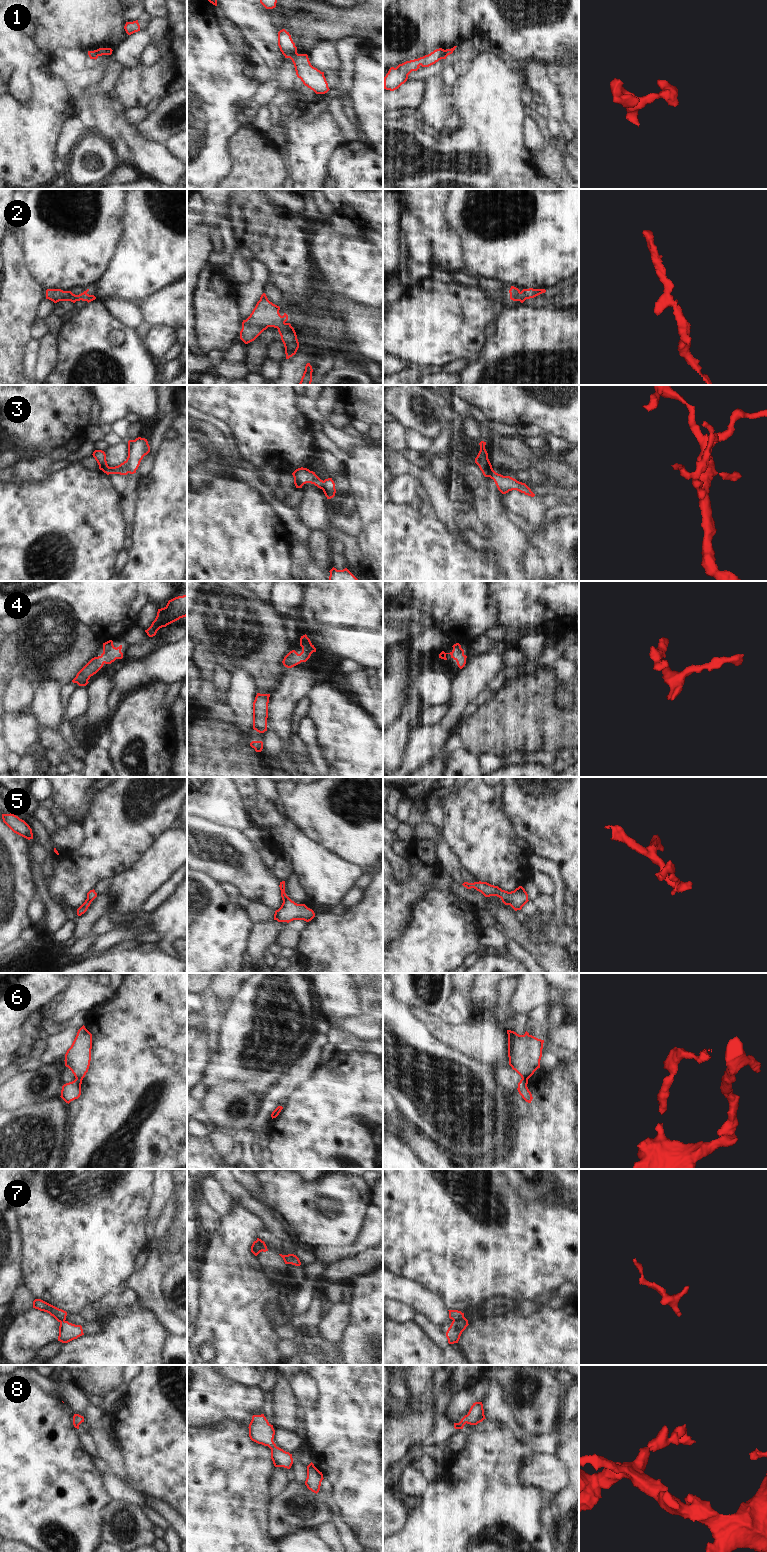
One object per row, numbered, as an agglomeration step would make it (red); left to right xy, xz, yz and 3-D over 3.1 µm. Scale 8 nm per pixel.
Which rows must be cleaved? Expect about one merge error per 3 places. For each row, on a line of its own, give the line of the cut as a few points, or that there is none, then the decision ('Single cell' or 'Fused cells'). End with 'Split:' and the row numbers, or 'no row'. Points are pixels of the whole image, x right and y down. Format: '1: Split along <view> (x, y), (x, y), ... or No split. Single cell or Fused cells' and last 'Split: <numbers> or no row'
1: Split along xz (296, 52), (289, 57). Fused cells
2: No split. Single cell
3: Split along xy (125, 461), (129, 472). Fused cells
4: No split. Single cell
5: No split. Single cell
6: Split along xy (76, 1078), (81, 1080). Fused cells
7: No split. Single cell
8: No split. Single cell
Split: 1, 3, 6.

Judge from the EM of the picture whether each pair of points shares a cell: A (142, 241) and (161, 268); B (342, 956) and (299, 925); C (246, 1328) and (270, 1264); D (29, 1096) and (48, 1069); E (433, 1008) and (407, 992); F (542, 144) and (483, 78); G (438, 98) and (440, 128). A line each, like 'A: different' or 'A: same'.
A: same
B: different
C: different
D: same
E: same
F: different
G: same

